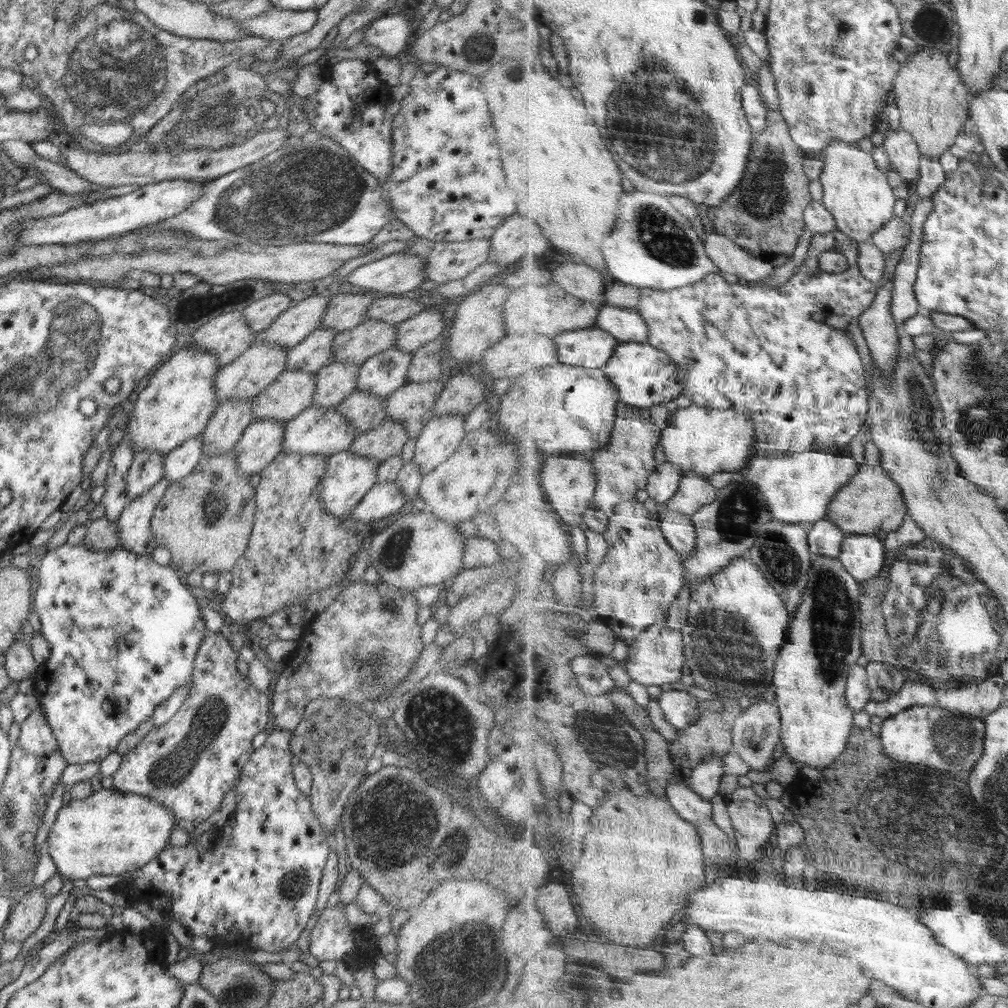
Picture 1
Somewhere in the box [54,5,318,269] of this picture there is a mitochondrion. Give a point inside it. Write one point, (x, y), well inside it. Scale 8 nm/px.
(120, 68)

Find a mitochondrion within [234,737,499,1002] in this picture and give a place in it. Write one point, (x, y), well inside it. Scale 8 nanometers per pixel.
(397, 822)

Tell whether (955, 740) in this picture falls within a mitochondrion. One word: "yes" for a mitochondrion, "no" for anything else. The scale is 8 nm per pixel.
yes

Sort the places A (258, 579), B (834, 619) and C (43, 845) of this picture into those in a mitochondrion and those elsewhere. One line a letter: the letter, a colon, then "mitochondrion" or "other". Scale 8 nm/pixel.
A: other
B: mitochondrion
C: other

